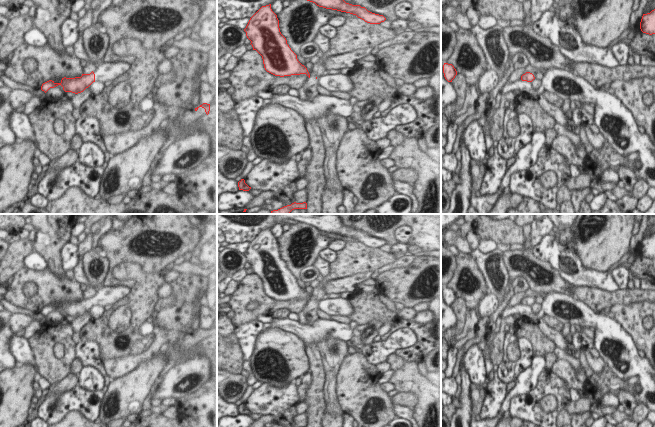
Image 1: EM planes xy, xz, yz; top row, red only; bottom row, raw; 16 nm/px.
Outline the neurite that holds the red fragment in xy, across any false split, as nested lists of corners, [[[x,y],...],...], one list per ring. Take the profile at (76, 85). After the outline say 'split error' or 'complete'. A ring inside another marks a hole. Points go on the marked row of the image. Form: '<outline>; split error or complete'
[[[125,62],[117,63],[101,63],[93,68],[90,74],[82,74],[81,77],[75,78],[62,78],[60,83],[55,83],[49,80],[42,84],[41,90],[45,93],[50,89],[58,85],[63,87],[65,92],[72,92],[75,94],[83,92],[93,82],[113,81],[130,68],[130,65]]]; split error

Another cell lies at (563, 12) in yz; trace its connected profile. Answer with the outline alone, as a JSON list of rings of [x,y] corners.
[[[554,3],[553,7],[555,8],[555,15],[563,22],[575,17],[575,8],[572,3],[565,3],[564,5]]]

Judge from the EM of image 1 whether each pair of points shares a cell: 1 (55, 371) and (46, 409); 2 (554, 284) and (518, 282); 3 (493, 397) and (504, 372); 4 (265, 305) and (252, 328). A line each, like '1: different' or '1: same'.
1: different
2: different
3: different
4: different

